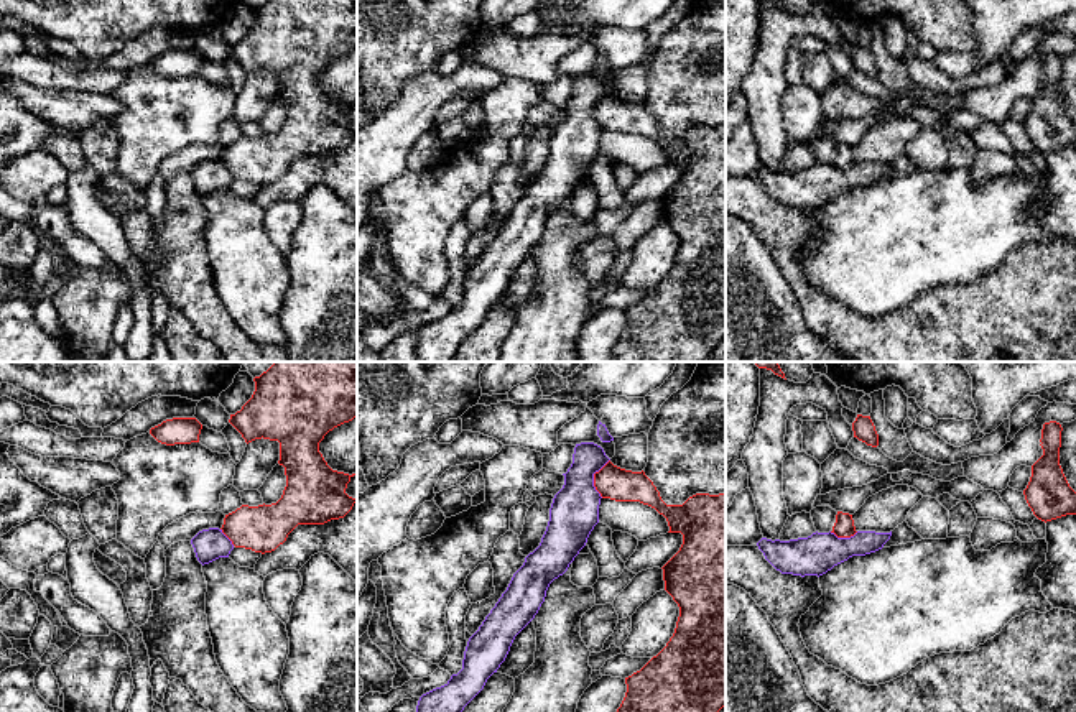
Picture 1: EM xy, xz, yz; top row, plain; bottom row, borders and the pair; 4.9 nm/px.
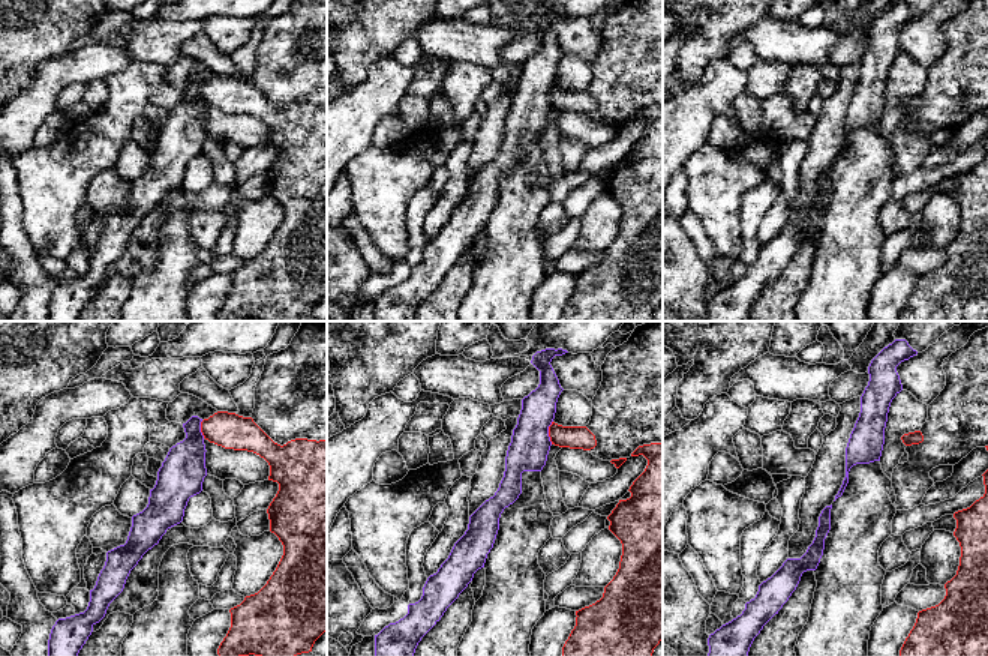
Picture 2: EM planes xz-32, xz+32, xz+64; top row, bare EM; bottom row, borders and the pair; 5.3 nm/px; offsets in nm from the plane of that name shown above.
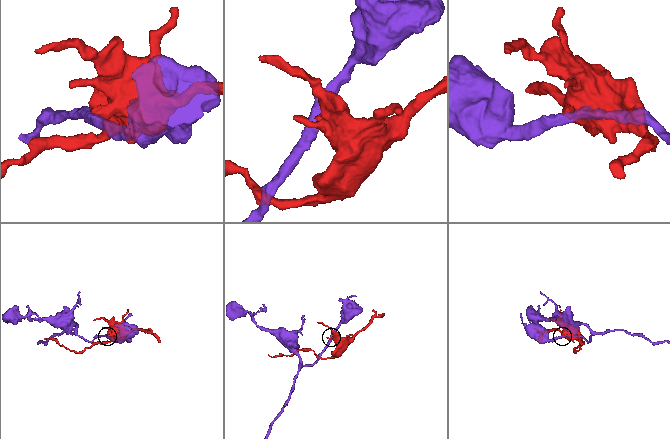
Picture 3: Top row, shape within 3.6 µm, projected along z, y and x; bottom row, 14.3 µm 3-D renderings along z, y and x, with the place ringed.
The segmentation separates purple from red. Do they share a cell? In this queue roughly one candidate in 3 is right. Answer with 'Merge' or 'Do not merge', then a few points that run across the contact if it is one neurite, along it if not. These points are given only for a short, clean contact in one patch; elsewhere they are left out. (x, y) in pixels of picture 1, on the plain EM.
Do not merge. Line: xz (609, 91), (594, 106), (594, 120), (601, 129)

